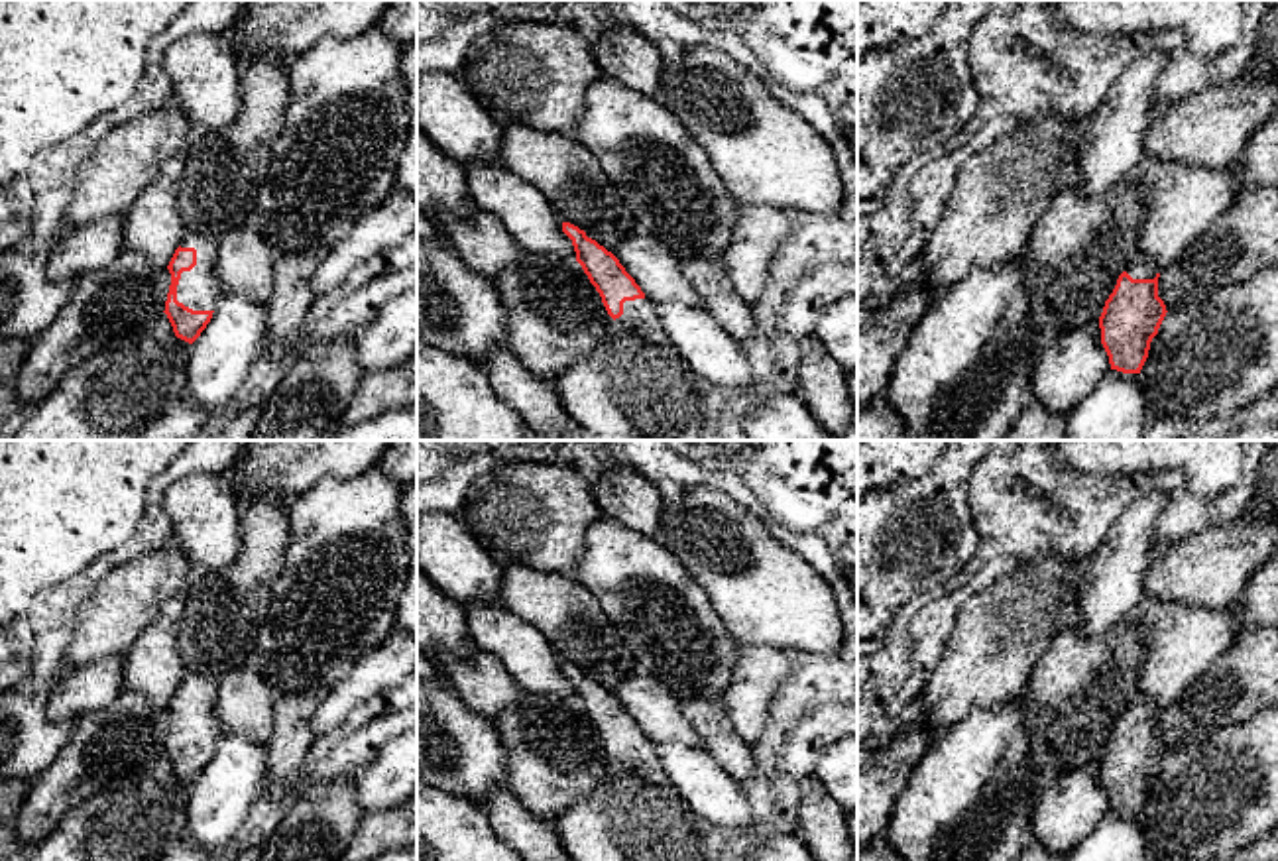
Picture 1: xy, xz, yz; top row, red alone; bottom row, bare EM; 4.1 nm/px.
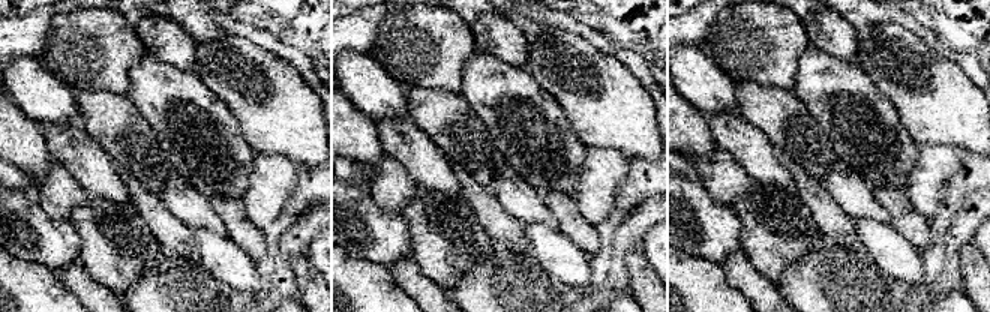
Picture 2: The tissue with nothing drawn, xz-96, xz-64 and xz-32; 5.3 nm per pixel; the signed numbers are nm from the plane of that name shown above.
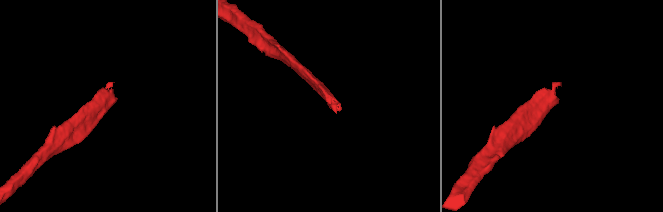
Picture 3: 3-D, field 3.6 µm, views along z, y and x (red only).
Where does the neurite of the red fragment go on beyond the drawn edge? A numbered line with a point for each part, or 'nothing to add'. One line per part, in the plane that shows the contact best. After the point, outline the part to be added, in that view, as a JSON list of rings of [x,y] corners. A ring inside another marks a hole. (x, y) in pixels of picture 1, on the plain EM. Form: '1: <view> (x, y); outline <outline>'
1: xy (199, 730); outline [[[187,672],[179,684],[181,688],[197,690],[197,706],[191,712],[183,712],[177,725],[177,741],[193,751],[214,751],[222,737],[216,719],[218,684],[220,678],[201,672]]]

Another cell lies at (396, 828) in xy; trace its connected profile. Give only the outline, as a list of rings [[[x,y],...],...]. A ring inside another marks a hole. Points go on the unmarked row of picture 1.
[[[417,794],[393,810],[362,818],[338,861],[368,861],[387,849],[407,849],[417,843]]]

